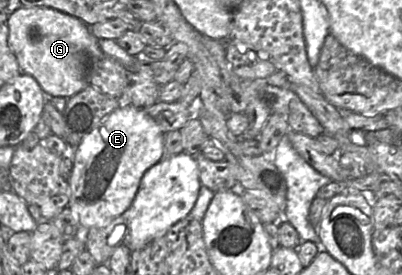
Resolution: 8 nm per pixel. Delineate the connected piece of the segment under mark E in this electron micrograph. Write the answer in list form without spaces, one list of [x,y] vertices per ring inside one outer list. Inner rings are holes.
[[[122,103],[74,149],[68,206],[83,227],[103,227],[121,216],[137,194],[143,174],[164,158],[164,133],[145,111]]]

